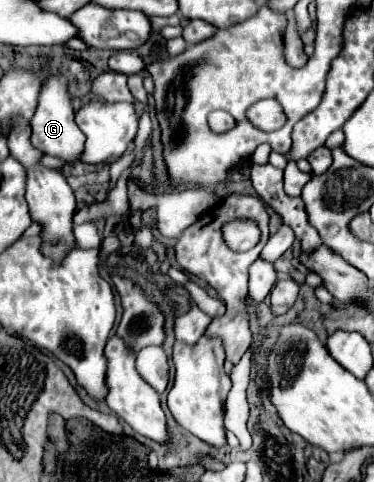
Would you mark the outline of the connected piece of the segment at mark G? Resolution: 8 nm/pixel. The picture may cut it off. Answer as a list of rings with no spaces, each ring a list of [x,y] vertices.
[[[58,73],[46,75],[40,89],[40,97],[38,97],[38,107],[34,117],[30,119],[30,125],[32,125],[34,147],[42,149],[46,155],[60,157],[66,163],[78,161],[78,155],[82,153],[82,147],[84,147],[84,135],[74,123],[74,107],[68,93],[68,79],[64,75],[58,75]]]

